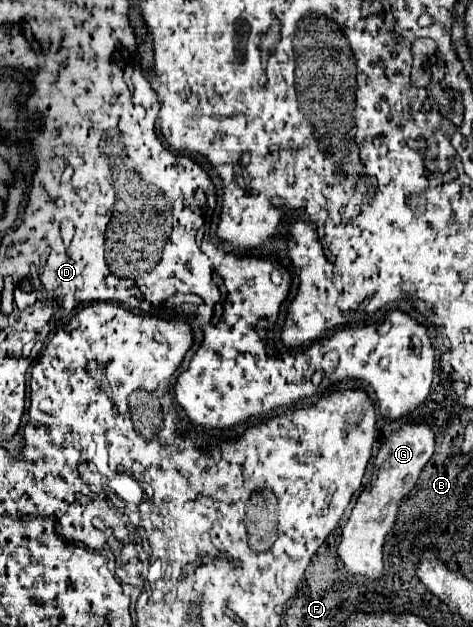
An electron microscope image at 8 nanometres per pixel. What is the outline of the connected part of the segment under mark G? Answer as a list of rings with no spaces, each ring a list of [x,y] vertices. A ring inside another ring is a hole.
[[[404,424],[396,430],[388,440],[382,442],[380,452],[374,460],[374,470],[358,496],[358,502],[342,528],[338,554],[344,562],[344,568],[352,574],[366,576],[370,580],[378,580],[384,572],[382,566],[382,546],[396,522],[396,510],[404,496],[416,486],[418,476],[426,462],[434,454],[434,430],[428,424]]]

